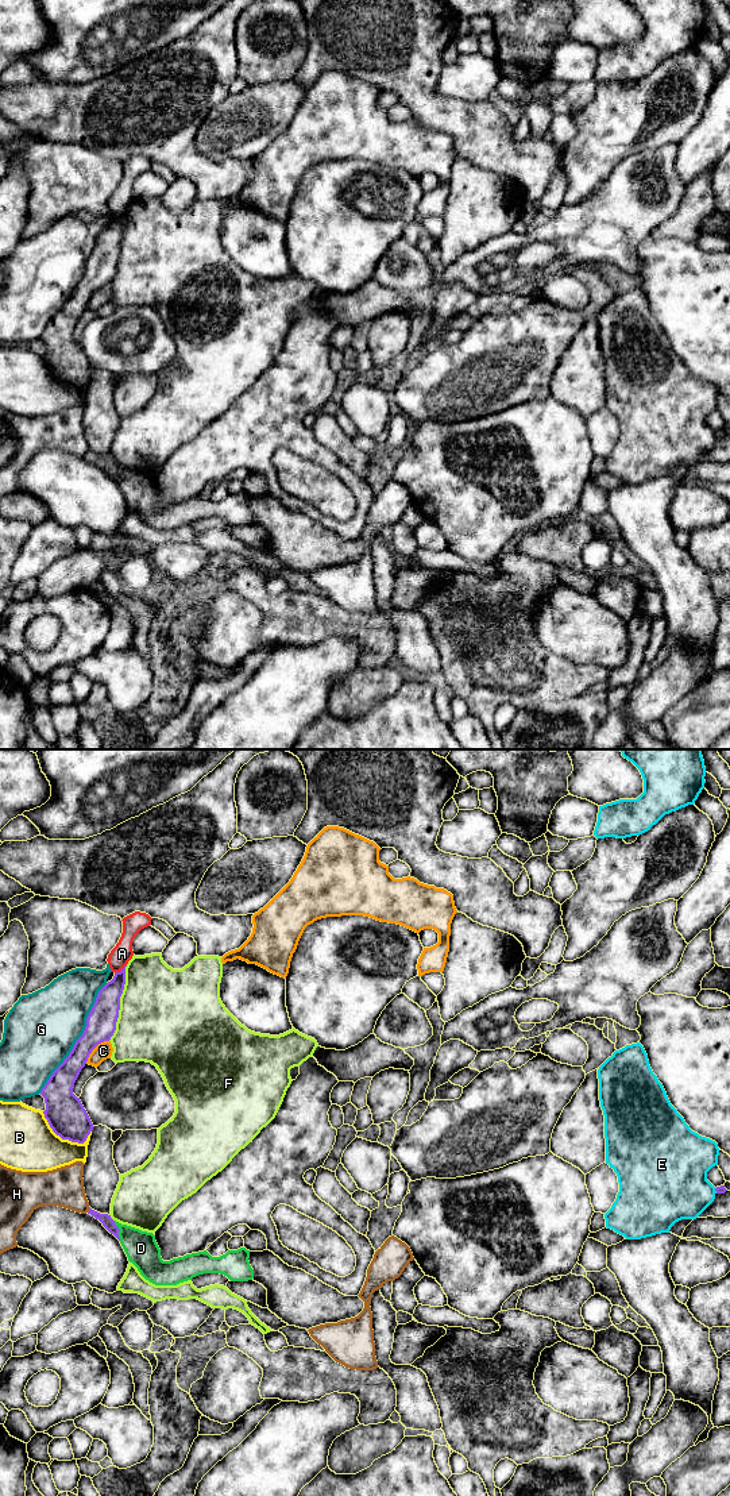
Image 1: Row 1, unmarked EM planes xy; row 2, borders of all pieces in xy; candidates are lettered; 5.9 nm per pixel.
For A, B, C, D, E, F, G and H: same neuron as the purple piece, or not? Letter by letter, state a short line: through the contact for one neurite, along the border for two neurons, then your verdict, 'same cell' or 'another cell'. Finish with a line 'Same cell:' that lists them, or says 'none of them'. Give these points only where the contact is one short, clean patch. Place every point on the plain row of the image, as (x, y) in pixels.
A: line xy (126, 208), (115, 218); another cell
B: another cell
C: another cell
D: line xy (105, 463), (119, 474), (141, 492); same cell
E: another cell
F: another cell
G: another cell
H: another cell
Same cell: D

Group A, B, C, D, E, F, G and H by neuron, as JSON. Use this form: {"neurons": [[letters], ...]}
{"neurons": [["A"], ["B"], ["C"], ["D"], ["E"], ["F"], ["G"], ["H"]]}

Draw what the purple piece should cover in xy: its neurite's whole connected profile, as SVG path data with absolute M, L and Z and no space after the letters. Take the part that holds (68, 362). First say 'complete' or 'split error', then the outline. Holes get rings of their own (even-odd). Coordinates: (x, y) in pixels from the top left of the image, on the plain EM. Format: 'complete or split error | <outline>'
complete | M125 211L99 235L82 279L40 335L46 347L45 362L62 383L84 388L94 371L73 332L92 294L109 285L116 274L124 228Z

